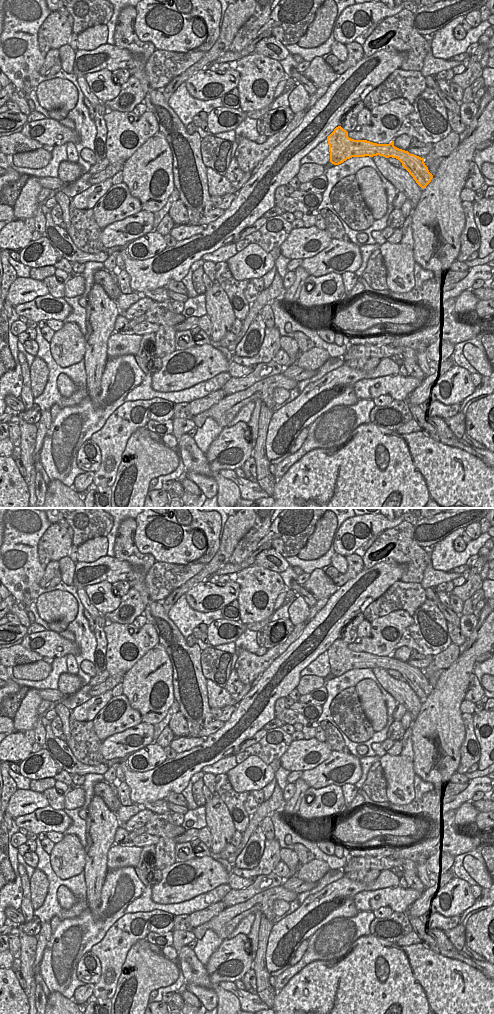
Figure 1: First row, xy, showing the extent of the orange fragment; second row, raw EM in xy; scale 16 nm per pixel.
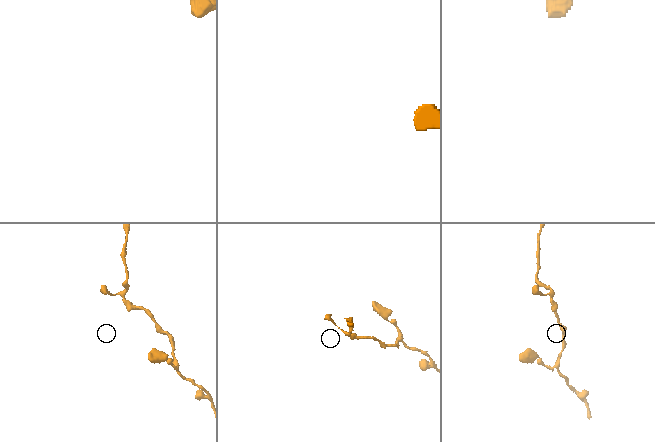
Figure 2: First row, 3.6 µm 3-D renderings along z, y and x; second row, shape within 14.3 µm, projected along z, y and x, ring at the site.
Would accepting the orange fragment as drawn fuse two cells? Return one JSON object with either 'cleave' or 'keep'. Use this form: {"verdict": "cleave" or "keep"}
{"verdict": "keep"}

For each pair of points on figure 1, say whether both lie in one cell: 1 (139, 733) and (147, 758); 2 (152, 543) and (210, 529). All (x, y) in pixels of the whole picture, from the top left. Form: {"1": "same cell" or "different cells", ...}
{"1": "different cells", "2": "same cell"}

